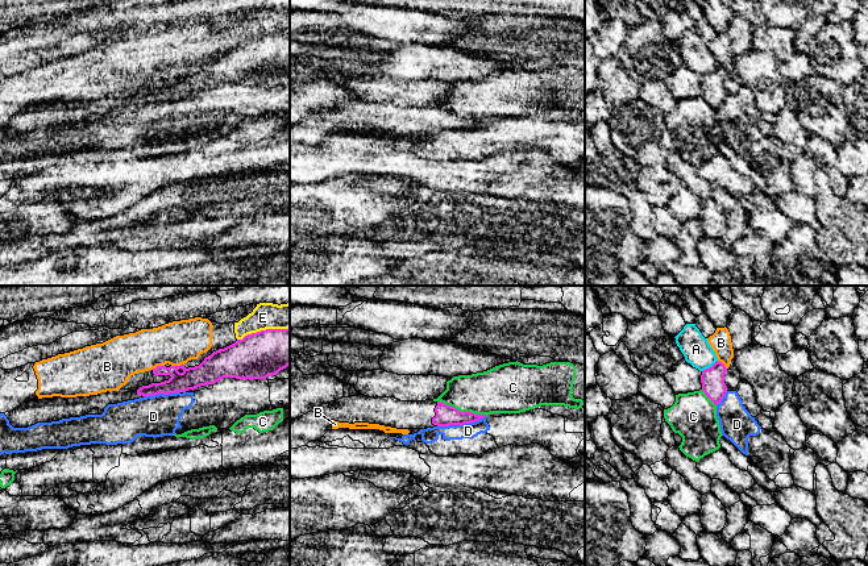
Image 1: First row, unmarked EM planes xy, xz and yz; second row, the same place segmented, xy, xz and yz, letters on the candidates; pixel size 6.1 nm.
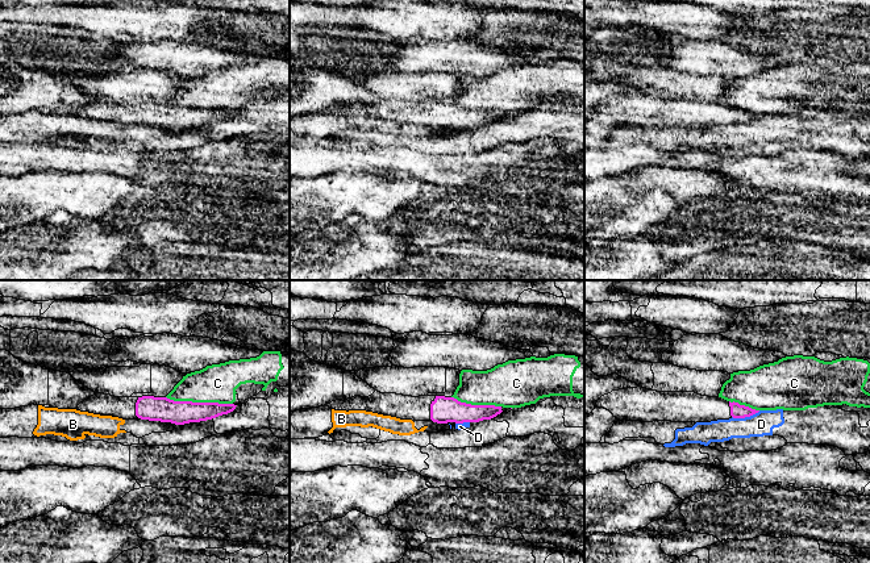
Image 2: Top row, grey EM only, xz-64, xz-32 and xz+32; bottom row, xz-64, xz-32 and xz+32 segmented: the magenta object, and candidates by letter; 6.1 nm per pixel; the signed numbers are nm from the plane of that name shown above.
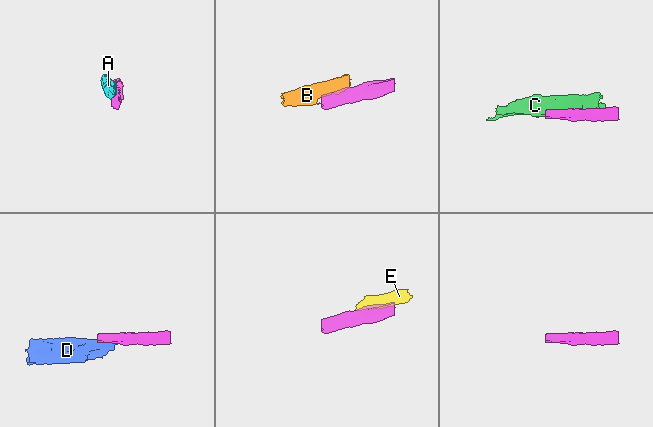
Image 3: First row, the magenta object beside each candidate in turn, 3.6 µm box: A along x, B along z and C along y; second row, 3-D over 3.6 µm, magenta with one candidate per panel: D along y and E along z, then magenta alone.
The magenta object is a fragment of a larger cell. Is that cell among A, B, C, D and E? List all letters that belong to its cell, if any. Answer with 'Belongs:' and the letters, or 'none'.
Belongs: none

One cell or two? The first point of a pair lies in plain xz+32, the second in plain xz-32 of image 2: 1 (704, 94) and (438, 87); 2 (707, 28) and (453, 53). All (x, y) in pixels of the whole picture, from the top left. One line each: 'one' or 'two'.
1: one
2: two

